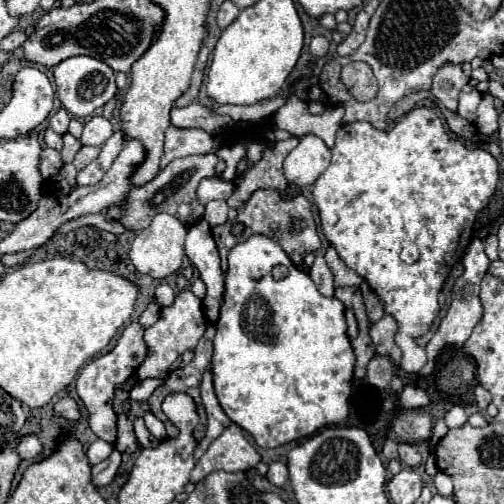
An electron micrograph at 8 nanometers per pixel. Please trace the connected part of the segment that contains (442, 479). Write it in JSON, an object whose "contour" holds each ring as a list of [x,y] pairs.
{"contour":[[[438,471],[434,475],[434,485],[436,485],[436,489],[438,489],[438,493],[442,497],[452,497],[454,495],[454,487],[452,487],[452,477],[450,475],[444,475],[442,471]]]}

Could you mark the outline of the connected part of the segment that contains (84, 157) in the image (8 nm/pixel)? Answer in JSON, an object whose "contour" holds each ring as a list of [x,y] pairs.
{"contour":[[[82,147],[76,157],[74,157],[74,167],[76,169],[84,169],[90,161],[94,161],[100,153],[100,147]]]}

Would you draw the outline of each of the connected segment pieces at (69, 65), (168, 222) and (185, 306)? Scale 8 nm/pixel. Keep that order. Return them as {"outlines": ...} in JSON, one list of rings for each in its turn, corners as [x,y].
{"outlines":[[[[88,55],[64,59],[56,67],[52,67],[52,73],[54,73],[54,81],[56,81],[56,87],[58,87],[58,99],[62,101],[62,107],[68,113],[72,113],[74,117],[92,115],[98,107],[106,105],[118,91],[112,67],[108,67],[104,61],[88,57]]],[[[160,213],[134,239],[132,249],[130,249],[130,259],[132,259],[134,267],[140,273],[146,273],[146,275],[150,275],[154,279],[164,279],[164,277],[176,273],[180,269],[180,265],[182,265],[182,259],[184,259],[184,239],[186,239],[186,227],[174,215]]],[[[184,289],[176,295],[174,303],[170,307],[160,309],[160,317],[158,321],[146,329],[144,333],[144,341],[150,349],[146,361],[140,365],[138,369],[138,379],[164,379],[170,371],[170,367],[174,365],[174,361],[186,351],[186,349],[194,349],[198,339],[204,335],[206,329],[206,317],[202,311],[202,301],[190,291]]]]}

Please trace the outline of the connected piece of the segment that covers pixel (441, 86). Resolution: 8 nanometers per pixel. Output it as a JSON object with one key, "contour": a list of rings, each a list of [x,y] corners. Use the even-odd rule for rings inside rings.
{"contour":[[[470,63],[462,65],[444,65],[432,83],[432,95],[438,97],[446,109],[456,111],[458,109],[458,95],[462,87],[470,81]]]}

